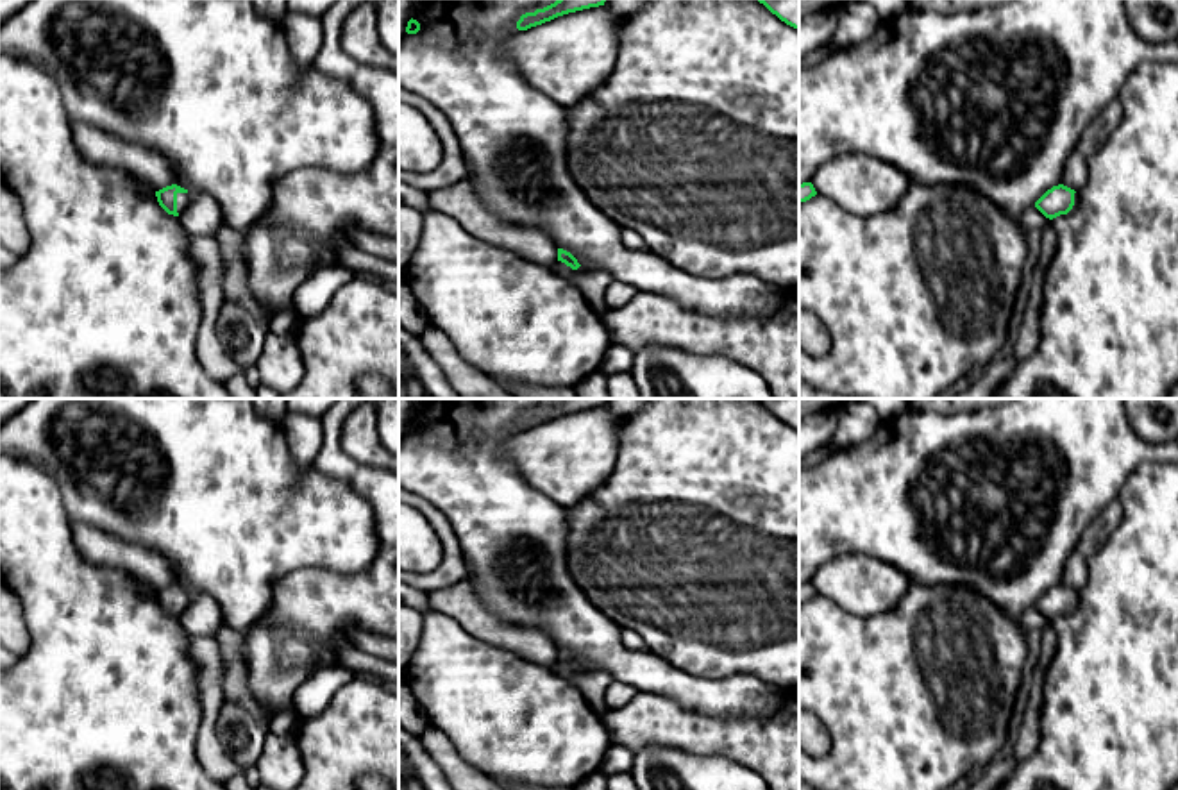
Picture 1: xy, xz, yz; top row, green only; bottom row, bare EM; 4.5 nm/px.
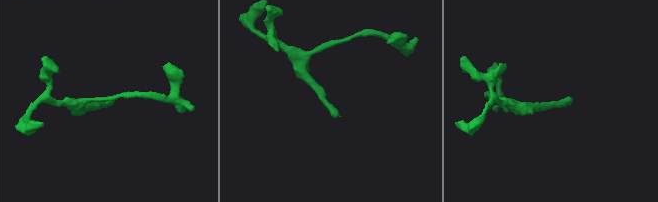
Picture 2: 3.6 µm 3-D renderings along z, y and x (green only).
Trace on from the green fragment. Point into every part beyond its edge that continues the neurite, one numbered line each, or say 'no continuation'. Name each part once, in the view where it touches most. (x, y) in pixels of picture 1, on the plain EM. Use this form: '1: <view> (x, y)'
1: xy (183, 599)

